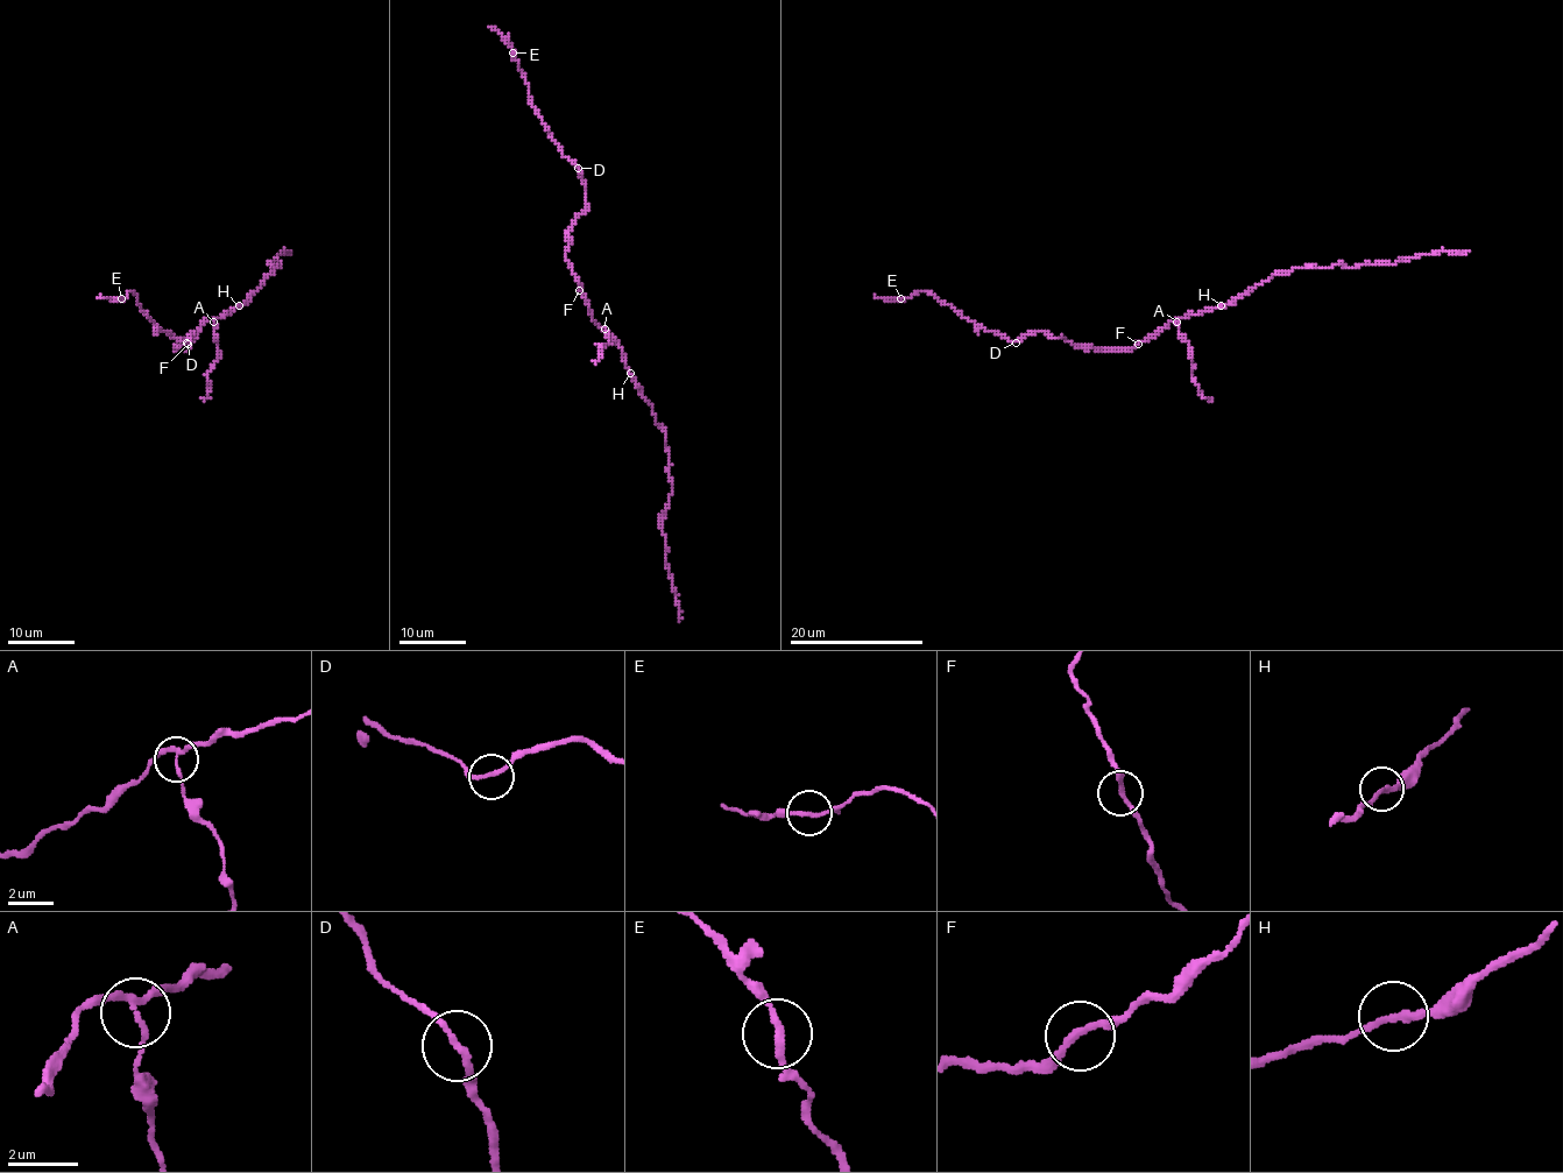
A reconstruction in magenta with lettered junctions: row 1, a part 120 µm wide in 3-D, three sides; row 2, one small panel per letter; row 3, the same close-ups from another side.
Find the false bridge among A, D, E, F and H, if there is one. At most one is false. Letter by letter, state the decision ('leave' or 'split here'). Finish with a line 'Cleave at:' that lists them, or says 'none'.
A: split here
D: leave
E: leave
F: leave
H: leave
Cleave at: A

